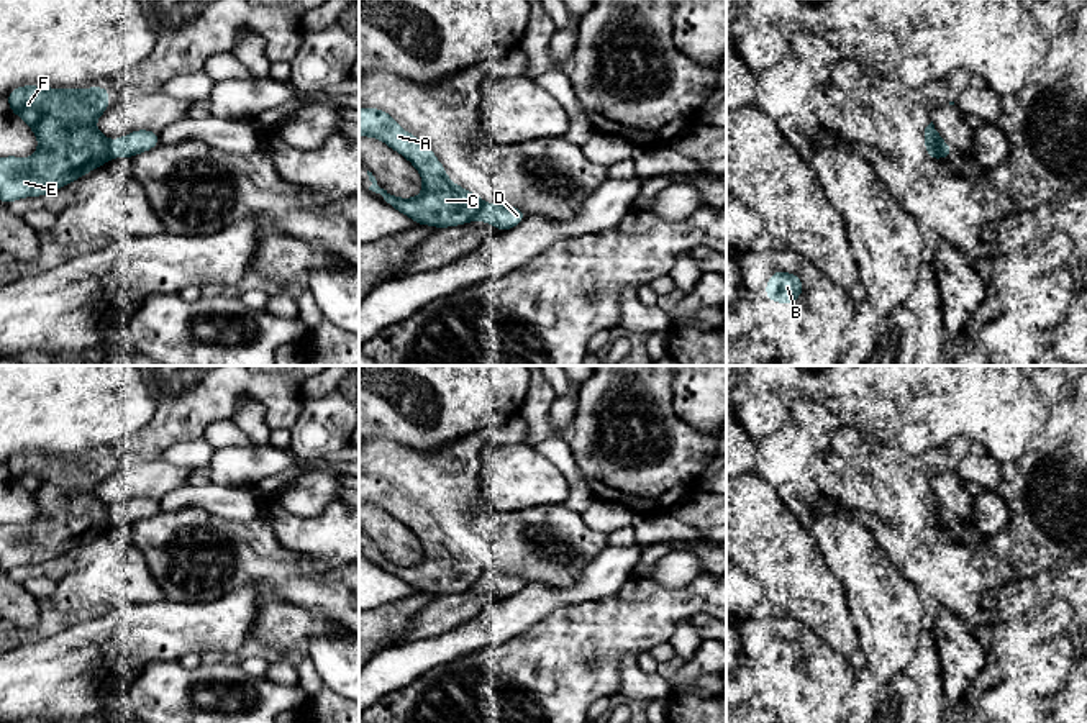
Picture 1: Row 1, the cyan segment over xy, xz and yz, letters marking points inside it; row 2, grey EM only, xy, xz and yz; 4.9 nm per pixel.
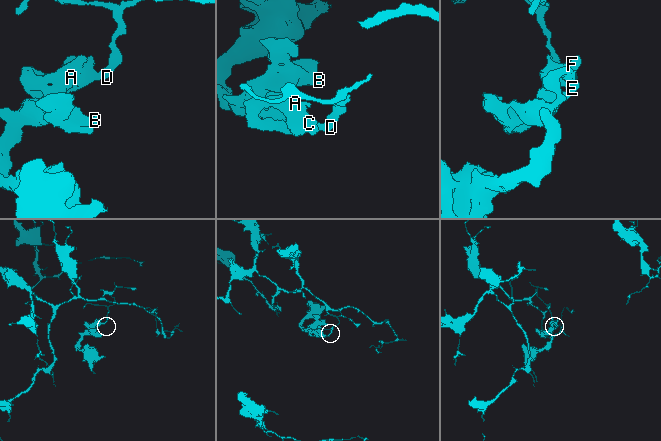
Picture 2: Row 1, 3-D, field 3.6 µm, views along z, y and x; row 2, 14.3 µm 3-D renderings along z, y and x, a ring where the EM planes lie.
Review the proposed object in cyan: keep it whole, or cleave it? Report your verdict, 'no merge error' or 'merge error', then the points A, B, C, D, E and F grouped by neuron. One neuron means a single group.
merge error | A B C E F / D

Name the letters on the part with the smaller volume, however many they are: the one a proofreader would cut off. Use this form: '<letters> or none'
A, B, C, E, F

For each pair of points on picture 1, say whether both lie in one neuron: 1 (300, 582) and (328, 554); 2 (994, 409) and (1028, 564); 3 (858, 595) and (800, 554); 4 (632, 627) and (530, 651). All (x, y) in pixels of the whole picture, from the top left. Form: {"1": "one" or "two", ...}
{"1": "two", "2": "two", "3": "two", "4": "one"}

